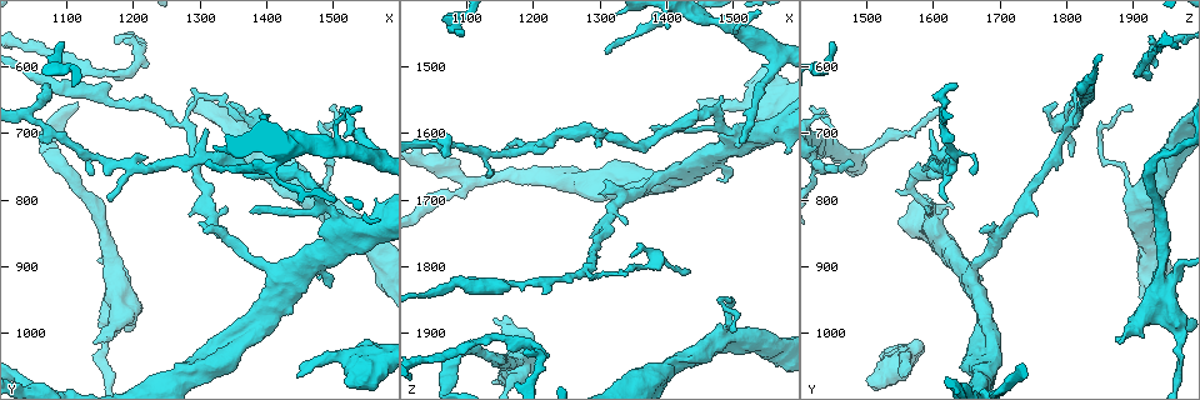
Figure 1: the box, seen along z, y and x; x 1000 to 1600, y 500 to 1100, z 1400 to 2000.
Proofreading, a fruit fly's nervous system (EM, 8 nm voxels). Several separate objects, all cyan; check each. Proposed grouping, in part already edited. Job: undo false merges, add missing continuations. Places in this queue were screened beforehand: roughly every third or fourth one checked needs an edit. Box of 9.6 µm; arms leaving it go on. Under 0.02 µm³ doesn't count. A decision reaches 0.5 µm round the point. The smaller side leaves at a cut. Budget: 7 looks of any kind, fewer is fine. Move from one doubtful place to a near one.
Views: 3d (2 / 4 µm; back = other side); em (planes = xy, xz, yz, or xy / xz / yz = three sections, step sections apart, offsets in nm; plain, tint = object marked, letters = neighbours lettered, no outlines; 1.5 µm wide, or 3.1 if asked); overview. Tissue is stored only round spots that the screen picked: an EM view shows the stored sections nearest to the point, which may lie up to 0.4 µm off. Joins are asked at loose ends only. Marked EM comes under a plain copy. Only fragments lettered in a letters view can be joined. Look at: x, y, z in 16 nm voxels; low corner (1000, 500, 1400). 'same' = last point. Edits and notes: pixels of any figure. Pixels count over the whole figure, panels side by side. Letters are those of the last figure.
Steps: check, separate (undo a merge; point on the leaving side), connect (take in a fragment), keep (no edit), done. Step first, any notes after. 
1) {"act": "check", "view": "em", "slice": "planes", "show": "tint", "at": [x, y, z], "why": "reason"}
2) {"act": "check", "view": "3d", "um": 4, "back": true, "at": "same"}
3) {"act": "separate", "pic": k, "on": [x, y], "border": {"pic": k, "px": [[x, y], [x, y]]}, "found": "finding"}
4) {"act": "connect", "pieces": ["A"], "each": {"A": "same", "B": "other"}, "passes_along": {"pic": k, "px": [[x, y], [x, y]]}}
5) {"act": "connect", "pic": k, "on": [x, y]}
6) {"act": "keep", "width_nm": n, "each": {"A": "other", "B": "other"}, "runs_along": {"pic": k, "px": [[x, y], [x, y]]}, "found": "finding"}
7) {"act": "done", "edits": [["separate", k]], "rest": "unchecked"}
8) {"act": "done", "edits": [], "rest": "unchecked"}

{"act": "check", "view": "em", "slice": "planes", "show": "letters", "at": [1090, 560, 1450], "why": "thin end"}

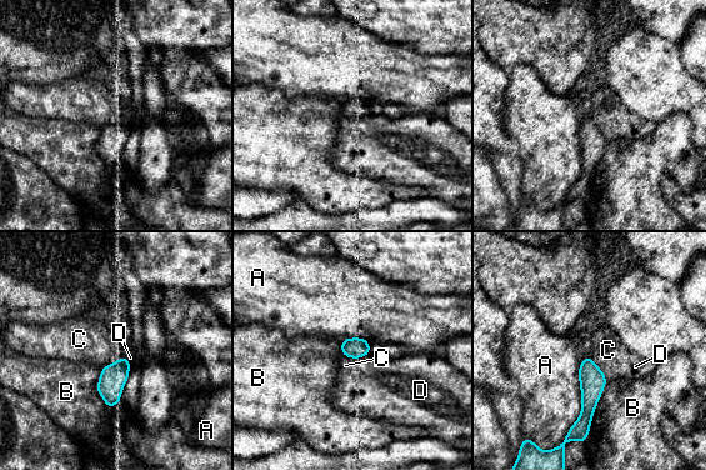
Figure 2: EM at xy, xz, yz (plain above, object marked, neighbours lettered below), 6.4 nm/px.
{"act": "keep", "each": {"A": "other", "B": "other", "C": "other", "D": "other"}, "border": {"pic": 2, "px": [[590, 355], [607, 379]]}, "found": "no lettered fragment goes on from it"}

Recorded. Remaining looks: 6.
{"act": "check", "view": "em", "um": 3.1, "slice": "planes", "show": "letters", "at": [1050, 680, 1615], "why": "sharp bend"}

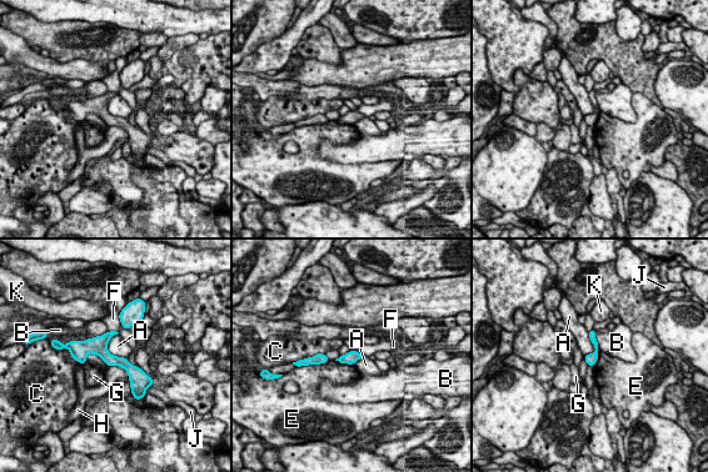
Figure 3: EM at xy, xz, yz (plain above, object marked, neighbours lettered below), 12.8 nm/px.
{"act": "keep", "each": {"A": "other", "B": "other", "C": "other", "E": "other", "F": "other", "G": "other", "H": "other", "J": "other", "K": "other"}, "runs_along": {"pic": 3, "px": [[76, 351], [99, 349], [141, 377]]}, "found": "one cell here"}

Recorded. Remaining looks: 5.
{"act": "check", "view": "em", "slice": "planes", "show": "tint", "at": [1305, 640, 1815], "why": "abrupt turn"}

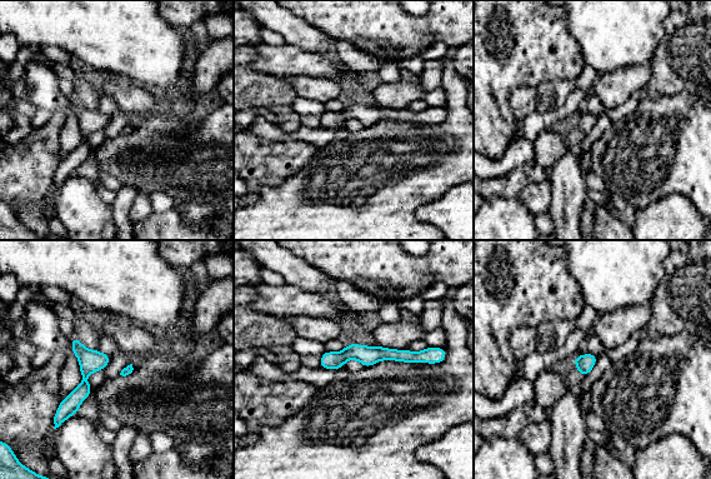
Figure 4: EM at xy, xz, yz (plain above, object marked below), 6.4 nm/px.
{"act": "check", "view": "em", "slice": "planes", "show": "letters", "at": "same", "why": "see the neighbours"}

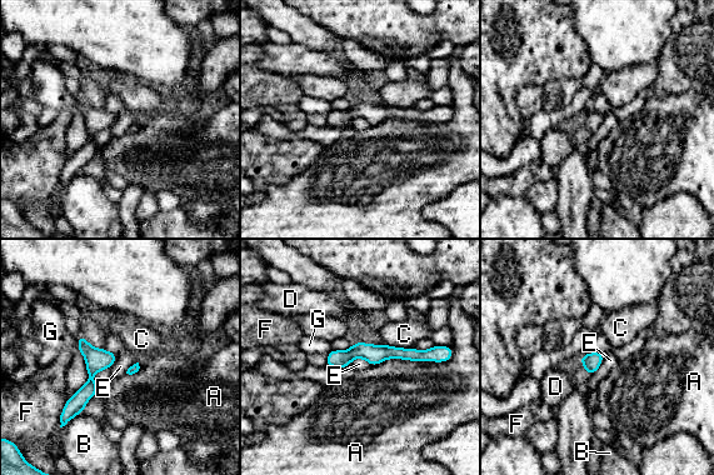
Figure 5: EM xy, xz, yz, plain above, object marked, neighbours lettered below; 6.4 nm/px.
{"act": "keep", "each": {"A": "other", "B": "other", "C": "other", "D": "other", "E": "other", "F": "other", "G": "other"}, "border": {"pic": 5, "px": [[604, 353], [602, 364], [589, 375]]}, "found": "one cell here"}

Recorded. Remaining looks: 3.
{"act": "done", "edits": [], "rest": "unchecked"}

